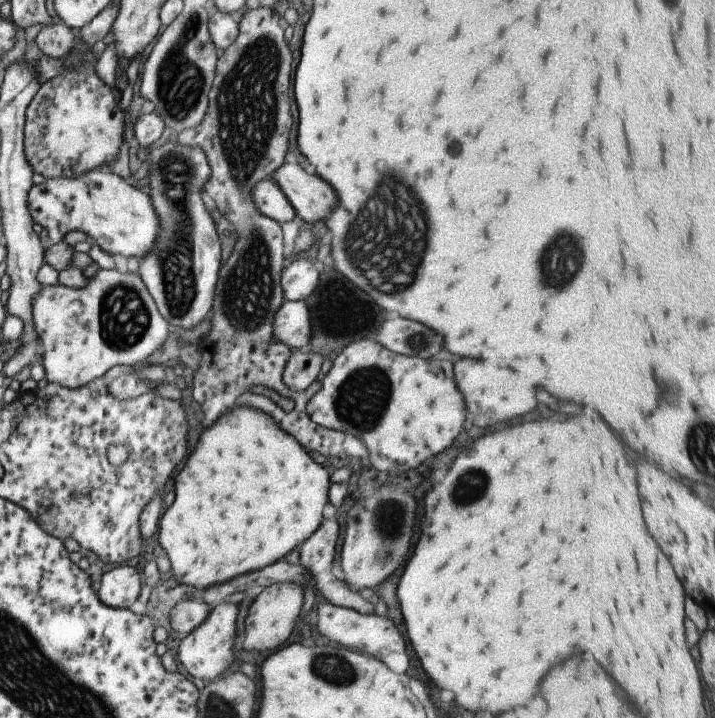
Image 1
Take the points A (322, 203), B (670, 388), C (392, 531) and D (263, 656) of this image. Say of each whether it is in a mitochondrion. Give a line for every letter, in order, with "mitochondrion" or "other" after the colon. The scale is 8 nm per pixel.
A: other
B: mitochondrion
C: mitochondrion
D: other

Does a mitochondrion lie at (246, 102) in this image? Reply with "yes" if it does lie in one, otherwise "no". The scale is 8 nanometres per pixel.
yes

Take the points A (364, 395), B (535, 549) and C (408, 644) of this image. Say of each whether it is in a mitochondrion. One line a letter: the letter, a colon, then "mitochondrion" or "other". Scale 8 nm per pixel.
A: mitochondrion
B: other
C: other

